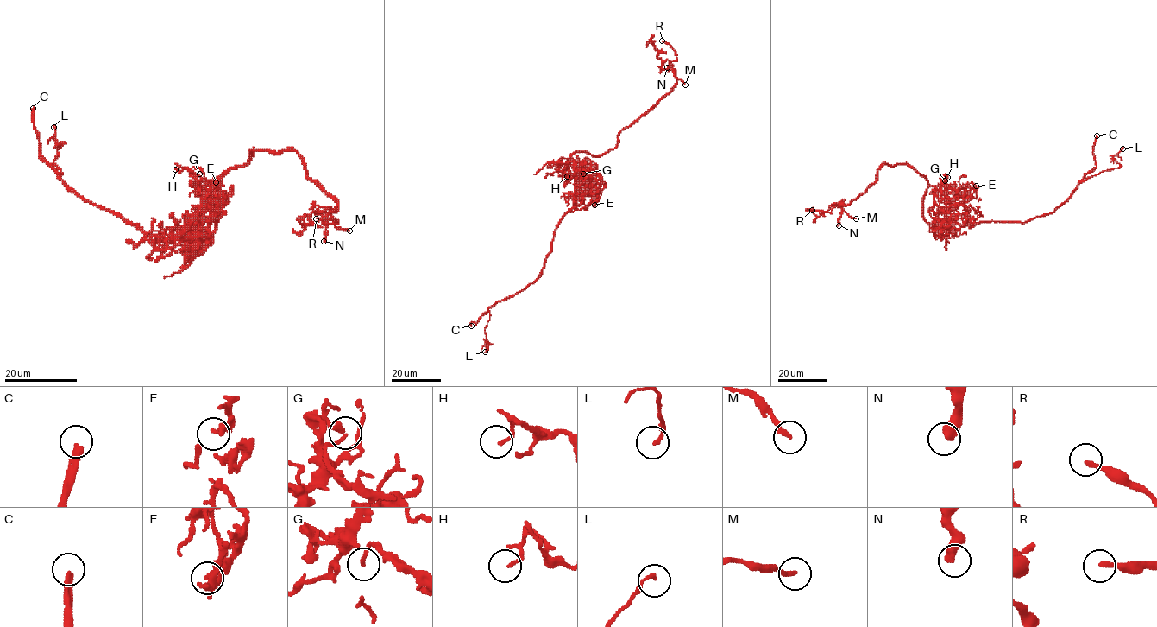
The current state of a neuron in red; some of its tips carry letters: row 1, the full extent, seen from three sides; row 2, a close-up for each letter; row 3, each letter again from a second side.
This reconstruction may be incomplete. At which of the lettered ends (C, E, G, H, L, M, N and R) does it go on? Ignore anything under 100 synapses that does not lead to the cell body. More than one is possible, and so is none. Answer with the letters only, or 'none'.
C

